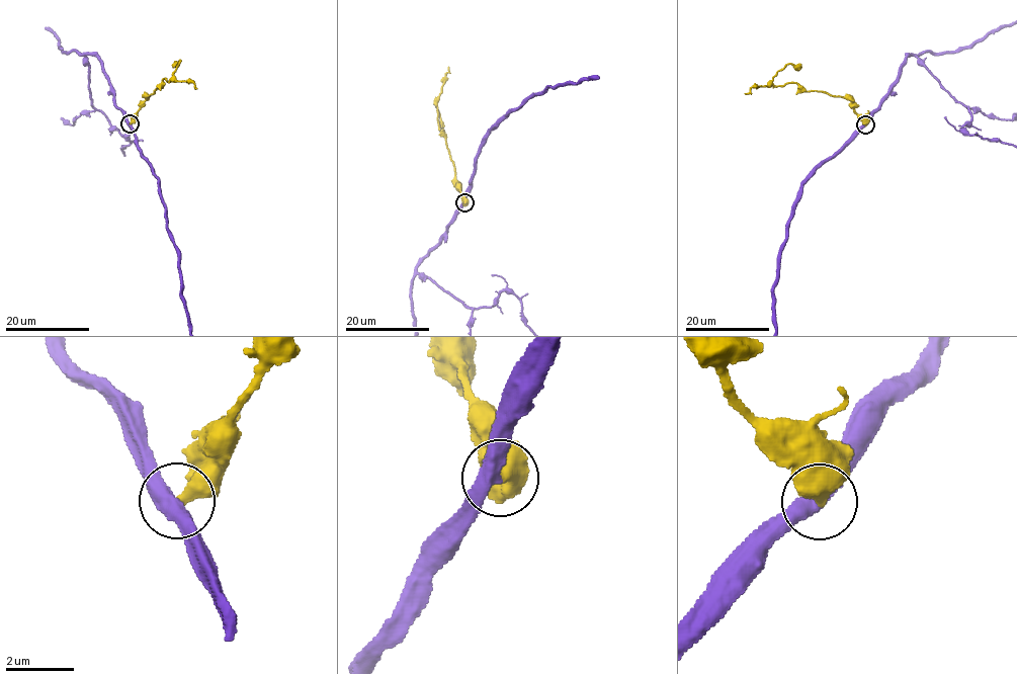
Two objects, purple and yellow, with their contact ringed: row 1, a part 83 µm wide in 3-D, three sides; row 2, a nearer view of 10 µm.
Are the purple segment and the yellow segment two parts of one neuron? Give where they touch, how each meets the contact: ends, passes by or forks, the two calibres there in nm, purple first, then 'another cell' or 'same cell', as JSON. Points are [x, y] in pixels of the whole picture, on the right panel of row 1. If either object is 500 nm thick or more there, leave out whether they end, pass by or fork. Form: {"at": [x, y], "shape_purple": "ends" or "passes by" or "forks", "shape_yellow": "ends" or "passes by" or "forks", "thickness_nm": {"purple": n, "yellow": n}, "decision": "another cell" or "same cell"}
{"at": [865, 124], "shape_purple": "passes by", "shape_yellow": "ends", "thickness_nm": {"purple": 440, "yellow": 440}, "decision": "same cell"}

